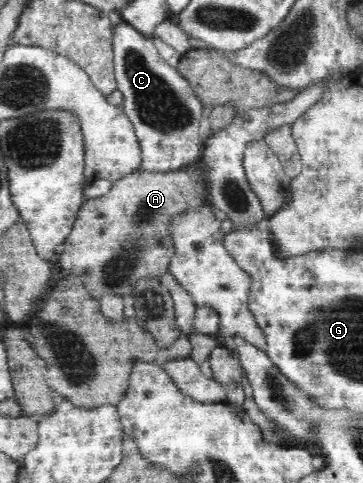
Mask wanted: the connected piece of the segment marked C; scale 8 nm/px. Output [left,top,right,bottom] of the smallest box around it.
[112,19,203,172]

